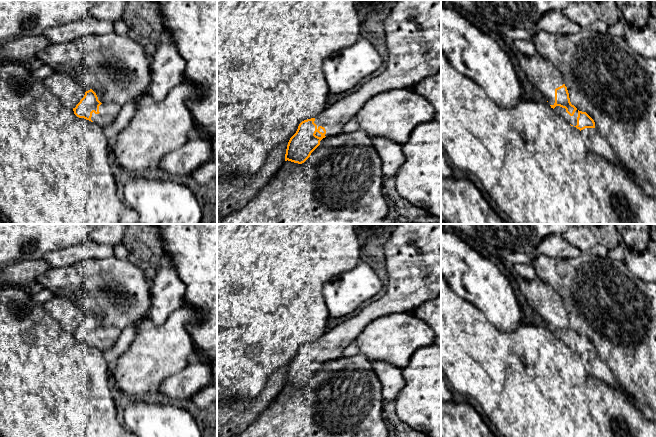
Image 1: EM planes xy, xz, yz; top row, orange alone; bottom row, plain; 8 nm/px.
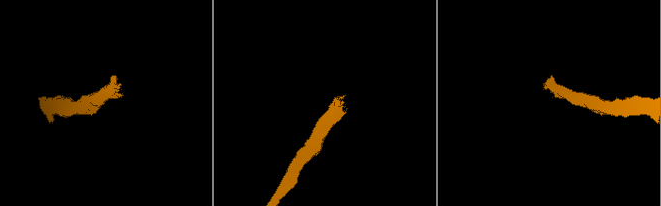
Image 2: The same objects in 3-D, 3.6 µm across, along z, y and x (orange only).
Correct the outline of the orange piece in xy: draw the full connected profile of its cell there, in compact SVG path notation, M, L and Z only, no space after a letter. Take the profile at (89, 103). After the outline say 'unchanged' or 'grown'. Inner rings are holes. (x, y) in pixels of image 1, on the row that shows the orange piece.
M90 89L85 92L84 97L73 108L74 114L97 123L101 127L112 124L118 116L121 106L116 103L101 103L96 93Z; grown

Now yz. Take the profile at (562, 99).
M565 84L555 89L555 103L550 106L557 115L580 131L585 128L595 128L594 120L586 112L579 111L571 104Z; grown

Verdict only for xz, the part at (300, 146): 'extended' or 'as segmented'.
extended

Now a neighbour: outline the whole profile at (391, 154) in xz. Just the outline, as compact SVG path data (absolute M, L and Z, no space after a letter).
M374 137L373 145L380 156L384 177L395 177L405 160L403 146L384 137Z

